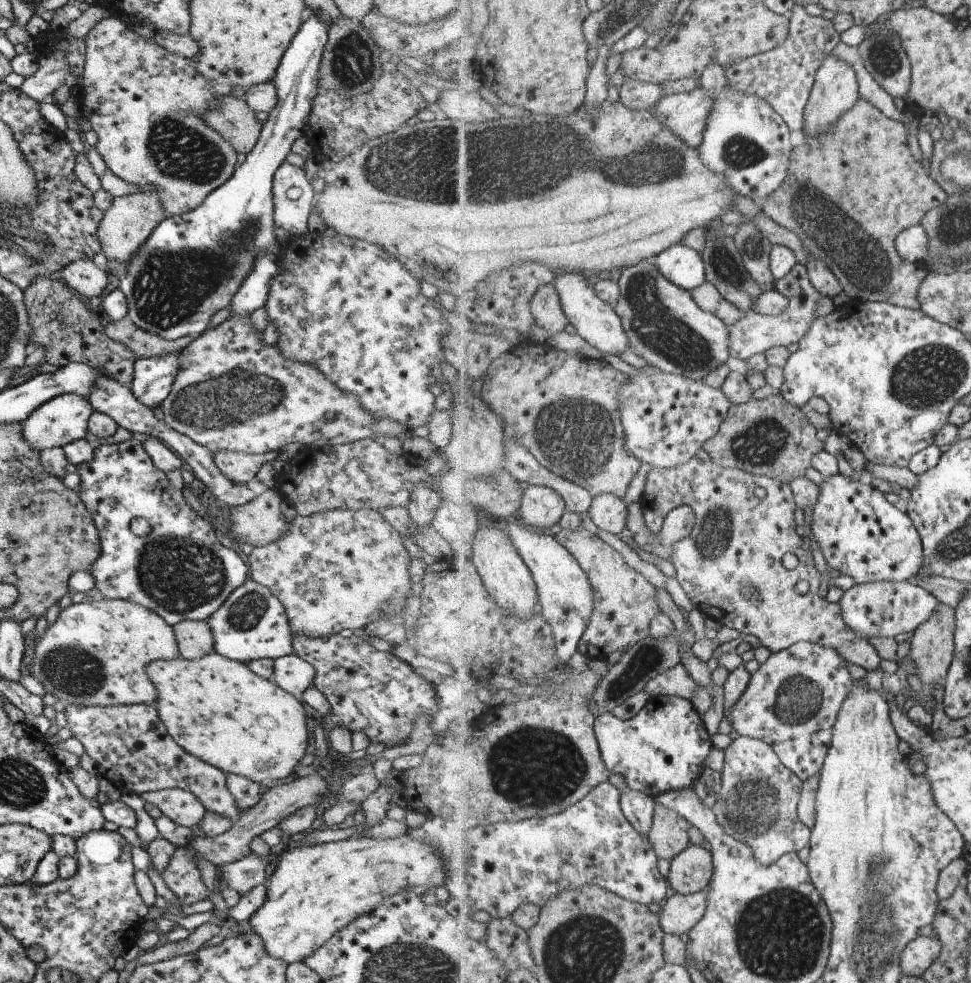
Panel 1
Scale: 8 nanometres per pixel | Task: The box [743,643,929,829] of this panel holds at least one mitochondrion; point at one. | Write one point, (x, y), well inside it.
(798, 700)

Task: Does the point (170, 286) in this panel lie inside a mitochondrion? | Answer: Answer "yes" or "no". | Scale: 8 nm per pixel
yes

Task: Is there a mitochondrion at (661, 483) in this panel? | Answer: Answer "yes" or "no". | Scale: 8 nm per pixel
no

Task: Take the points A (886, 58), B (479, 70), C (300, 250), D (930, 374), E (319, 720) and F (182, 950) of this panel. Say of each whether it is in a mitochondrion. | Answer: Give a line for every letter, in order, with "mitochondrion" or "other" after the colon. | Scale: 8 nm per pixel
A: mitochondrion
B: other
C: other
D: mitochondrion
E: other
F: other

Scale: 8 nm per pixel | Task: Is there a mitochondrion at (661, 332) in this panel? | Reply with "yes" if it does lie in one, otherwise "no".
yes

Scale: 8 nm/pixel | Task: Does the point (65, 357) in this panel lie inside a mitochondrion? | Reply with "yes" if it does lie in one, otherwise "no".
no

